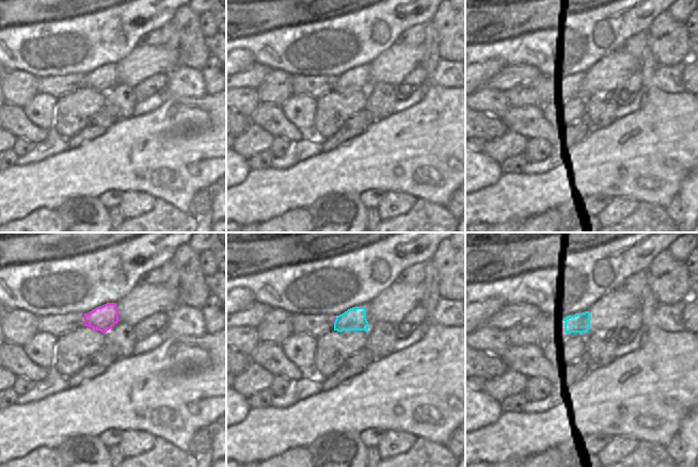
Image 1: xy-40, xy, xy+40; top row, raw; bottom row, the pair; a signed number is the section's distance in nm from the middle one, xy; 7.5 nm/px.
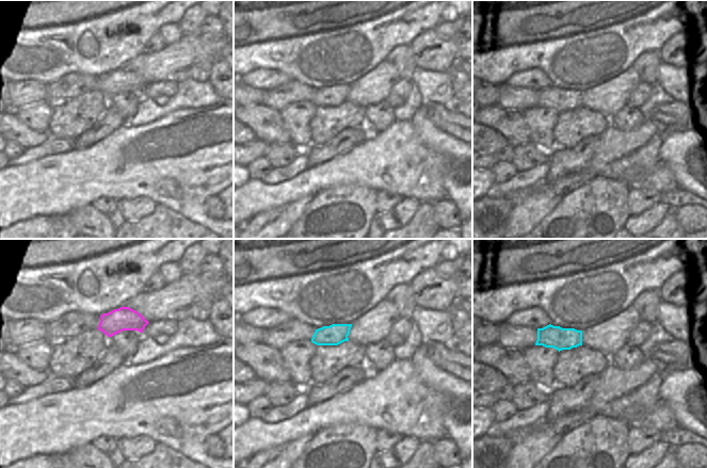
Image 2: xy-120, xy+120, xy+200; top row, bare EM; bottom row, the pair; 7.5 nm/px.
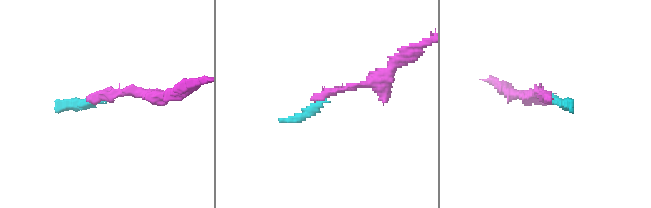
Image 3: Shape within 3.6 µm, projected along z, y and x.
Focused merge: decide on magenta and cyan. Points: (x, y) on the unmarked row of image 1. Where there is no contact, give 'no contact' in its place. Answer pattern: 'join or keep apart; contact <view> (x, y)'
join; contact xy (335, 80)

